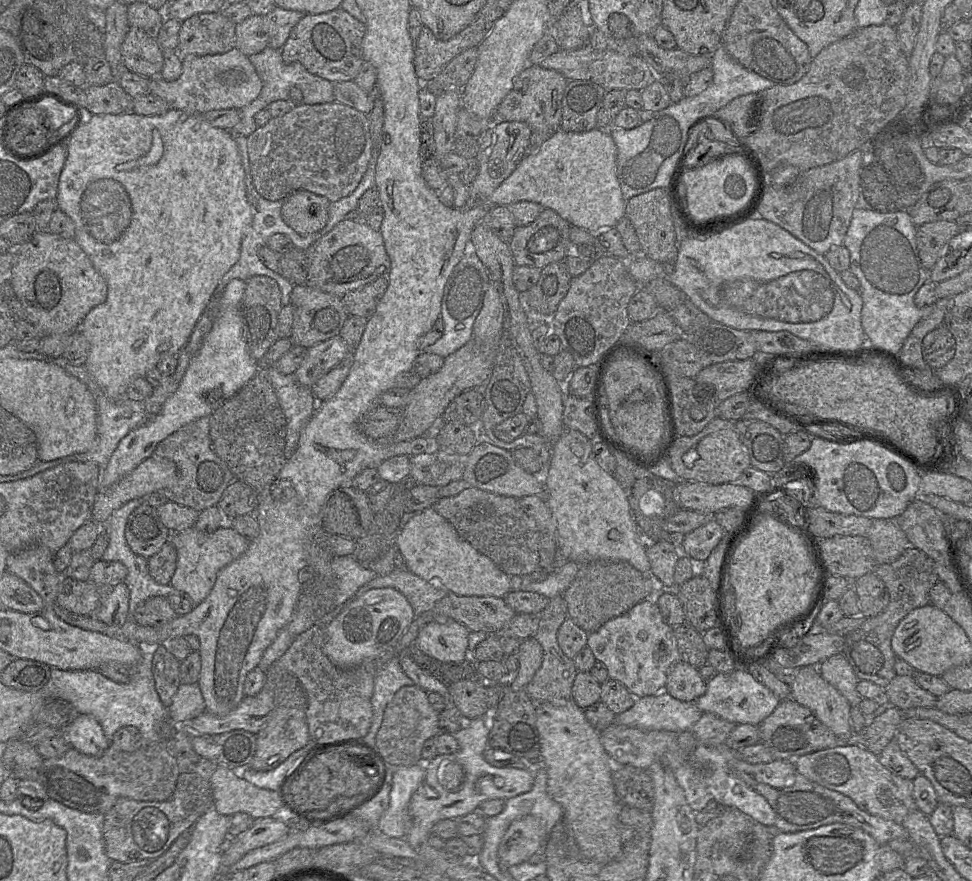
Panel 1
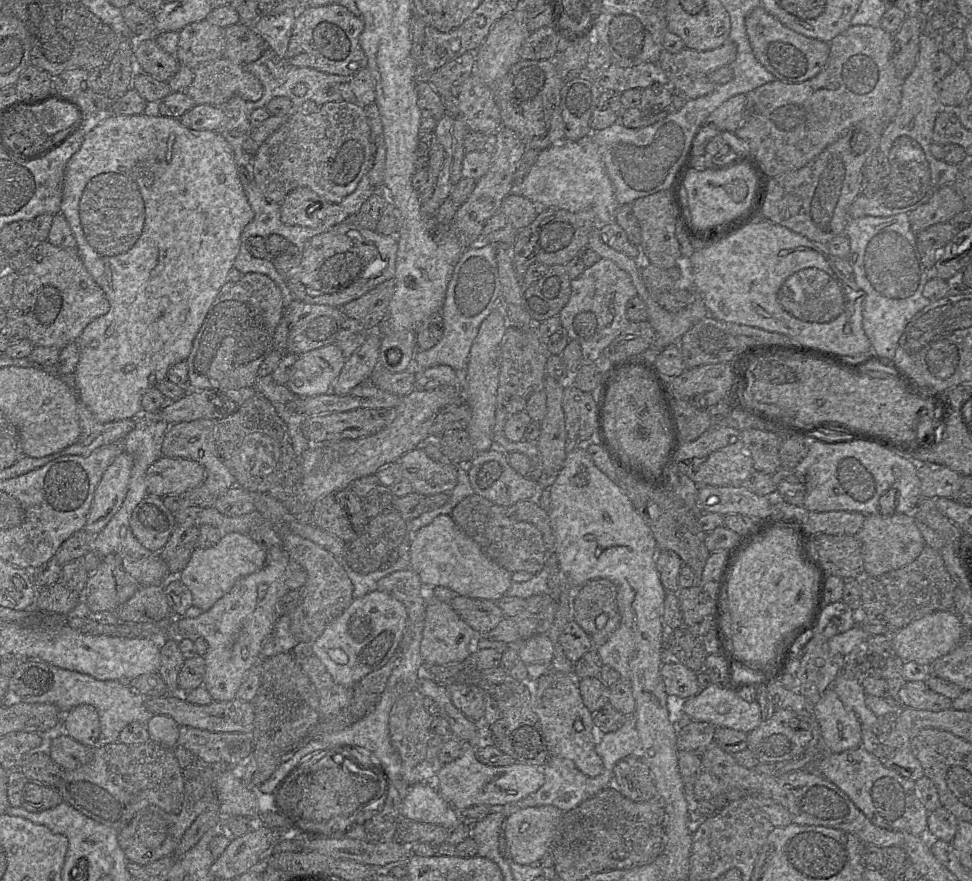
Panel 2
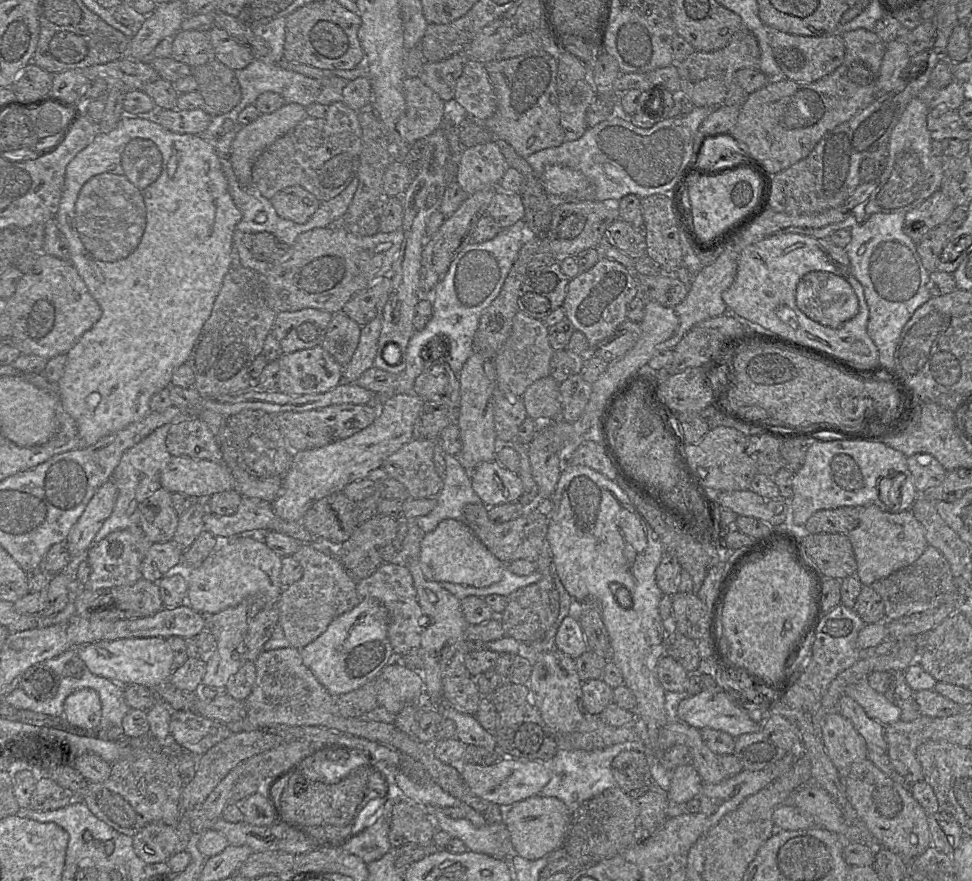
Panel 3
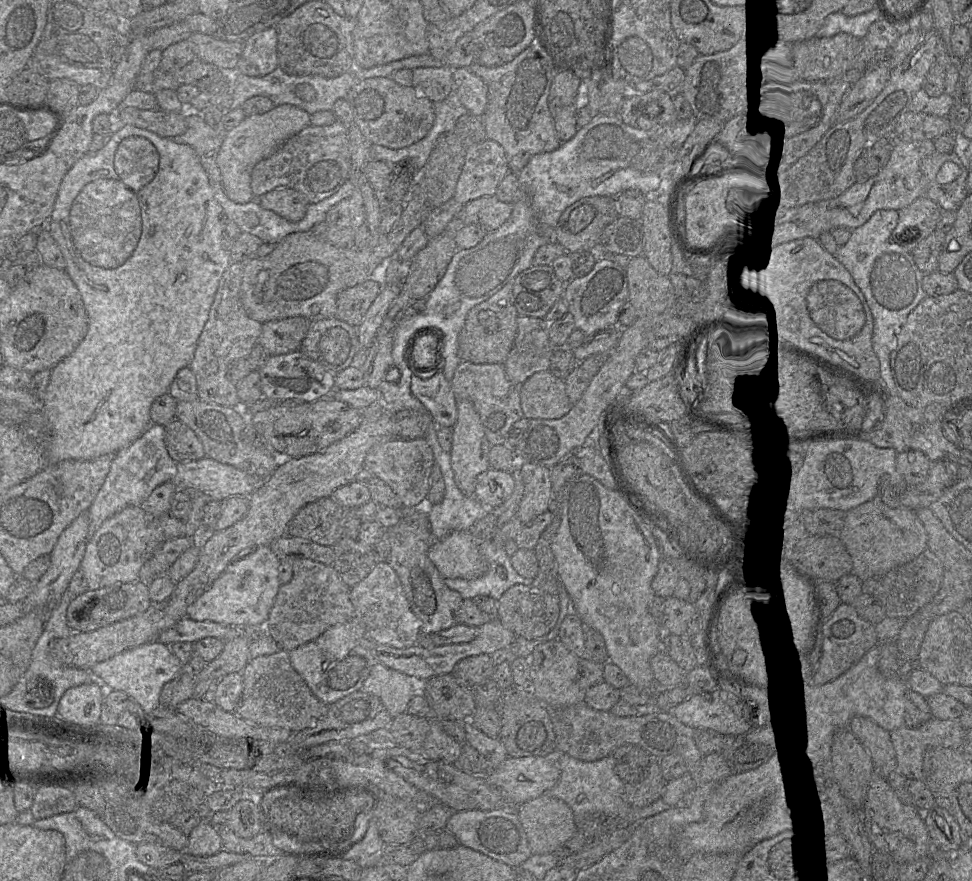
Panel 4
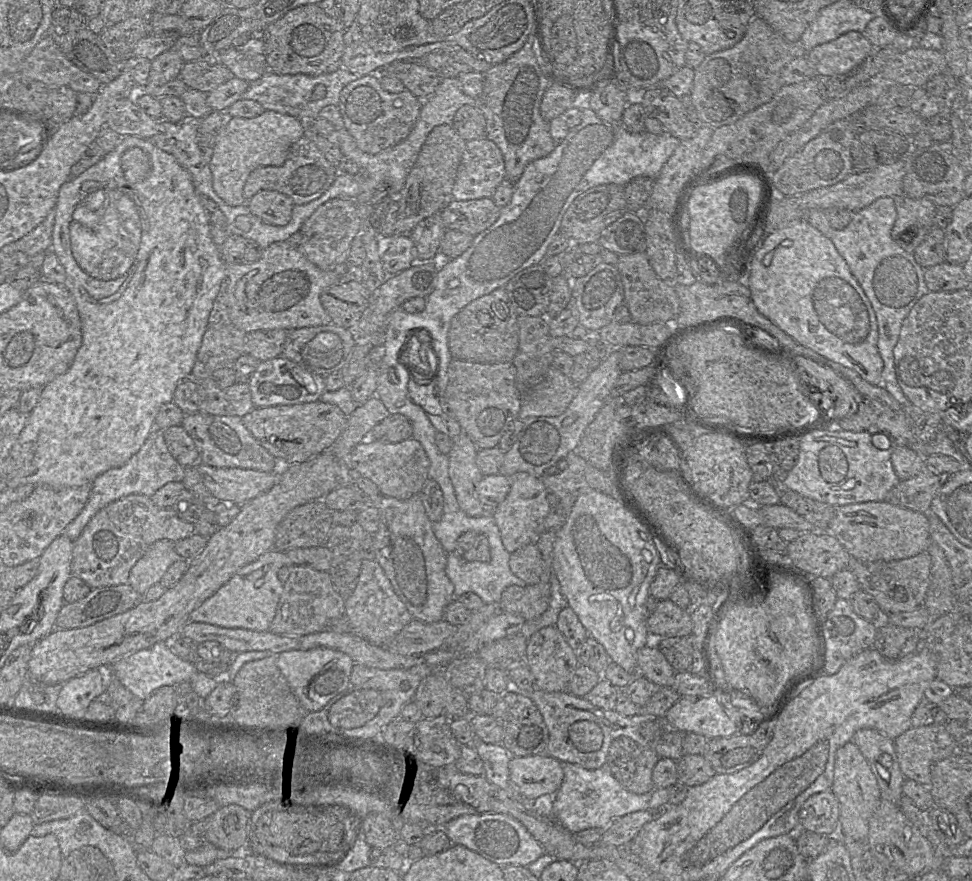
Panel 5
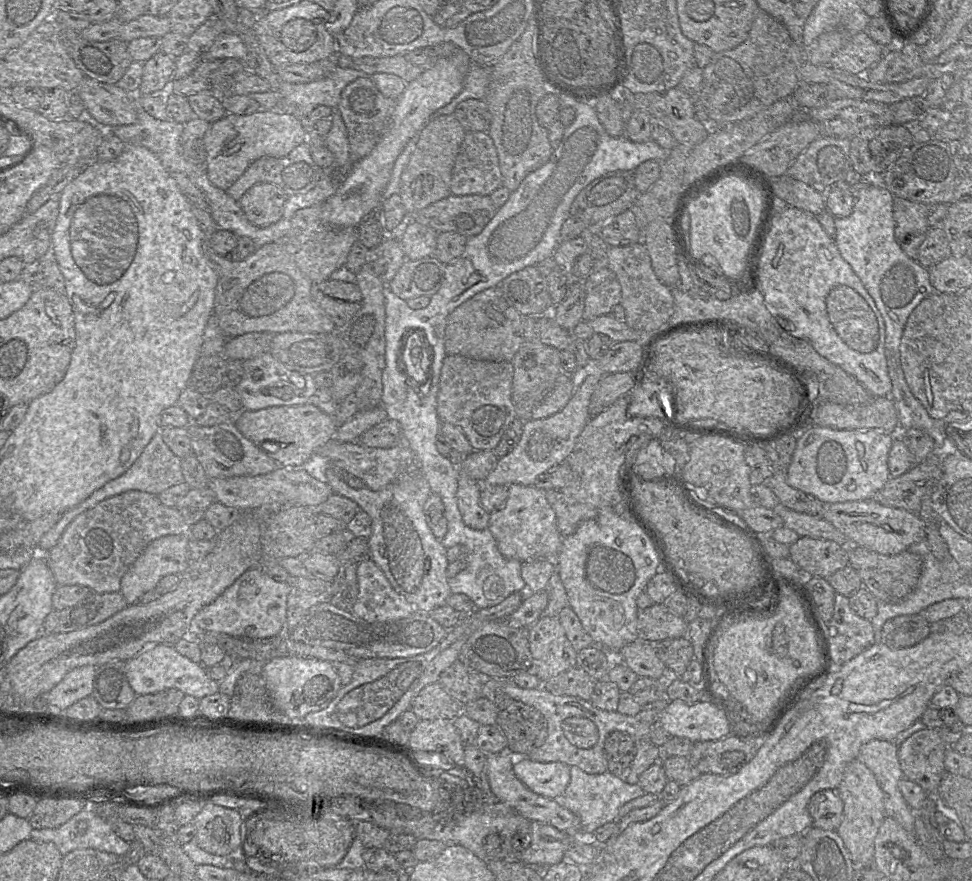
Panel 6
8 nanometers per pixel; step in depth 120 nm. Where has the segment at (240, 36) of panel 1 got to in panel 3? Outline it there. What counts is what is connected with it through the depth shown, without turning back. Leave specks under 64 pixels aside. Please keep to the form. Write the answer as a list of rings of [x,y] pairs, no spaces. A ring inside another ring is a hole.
[[[213,27],[209,31],[215,59],[232,70],[242,70],[254,57],[244,46],[236,42],[225,30]]]

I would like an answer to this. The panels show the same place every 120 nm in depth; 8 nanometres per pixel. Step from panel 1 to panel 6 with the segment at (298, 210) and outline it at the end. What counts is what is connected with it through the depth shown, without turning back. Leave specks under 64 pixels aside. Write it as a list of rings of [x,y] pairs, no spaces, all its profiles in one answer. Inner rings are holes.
[[[260,183],[249,189],[238,202],[252,225],[265,228],[282,218],[284,205],[291,196],[273,183]]]

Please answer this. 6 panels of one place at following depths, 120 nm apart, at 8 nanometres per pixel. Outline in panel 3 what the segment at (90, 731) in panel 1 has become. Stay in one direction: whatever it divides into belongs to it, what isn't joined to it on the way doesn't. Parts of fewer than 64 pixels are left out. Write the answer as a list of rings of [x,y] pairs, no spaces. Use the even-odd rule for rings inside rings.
[[[84,688],[70,694],[64,701],[63,716],[69,725],[87,732],[97,730],[101,720],[101,701],[92,688]]]

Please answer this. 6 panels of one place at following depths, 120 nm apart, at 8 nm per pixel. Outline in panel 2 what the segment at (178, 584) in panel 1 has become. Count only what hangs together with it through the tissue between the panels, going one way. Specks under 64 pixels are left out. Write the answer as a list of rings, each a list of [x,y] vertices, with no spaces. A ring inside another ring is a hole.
[[[227,533],[223,534],[219,542],[210,548],[196,547],[189,562],[177,577],[192,594],[194,612],[204,612],[227,594],[240,578],[260,570],[265,565],[266,558],[267,550],[257,544],[248,534]]]

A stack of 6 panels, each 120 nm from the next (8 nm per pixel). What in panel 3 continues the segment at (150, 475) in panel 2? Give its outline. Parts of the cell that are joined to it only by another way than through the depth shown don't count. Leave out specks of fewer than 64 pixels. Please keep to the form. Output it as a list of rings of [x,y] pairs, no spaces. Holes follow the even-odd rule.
[[[172,456],[160,475],[162,488],[205,501],[211,496],[235,489],[235,479],[224,463]]]

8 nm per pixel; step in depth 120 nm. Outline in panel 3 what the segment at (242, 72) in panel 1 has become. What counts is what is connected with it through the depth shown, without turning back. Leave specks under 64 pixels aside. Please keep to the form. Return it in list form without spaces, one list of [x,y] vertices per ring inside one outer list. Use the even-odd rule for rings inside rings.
[[[216,59],[192,69],[197,91],[204,99],[204,111],[210,116],[230,112],[241,100],[241,89],[235,72]]]

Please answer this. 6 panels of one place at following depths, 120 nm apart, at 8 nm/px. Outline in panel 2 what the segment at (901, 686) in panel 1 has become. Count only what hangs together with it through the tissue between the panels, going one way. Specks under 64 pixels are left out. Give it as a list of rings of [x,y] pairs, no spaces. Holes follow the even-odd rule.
[[[908,681],[899,691],[902,707],[942,711],[952,708],[950,698],[931,690],[923,681]]]

